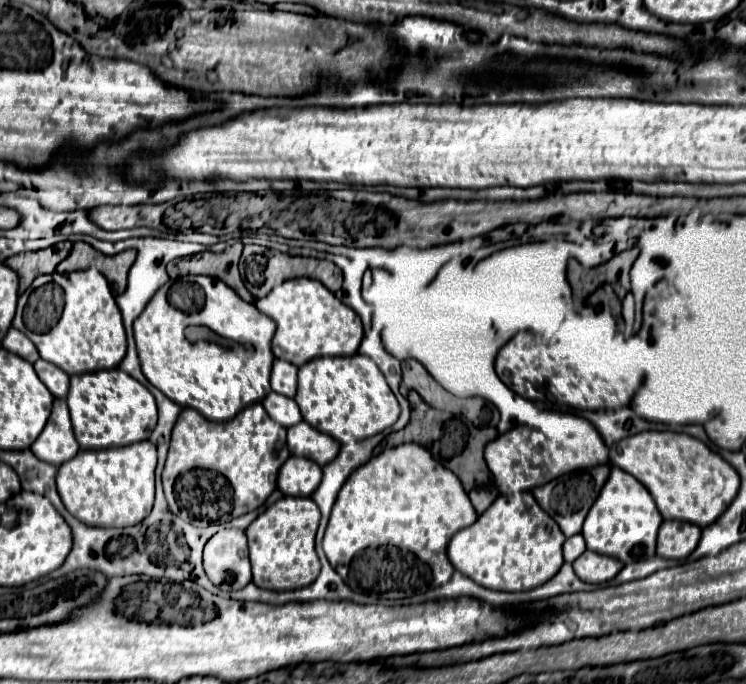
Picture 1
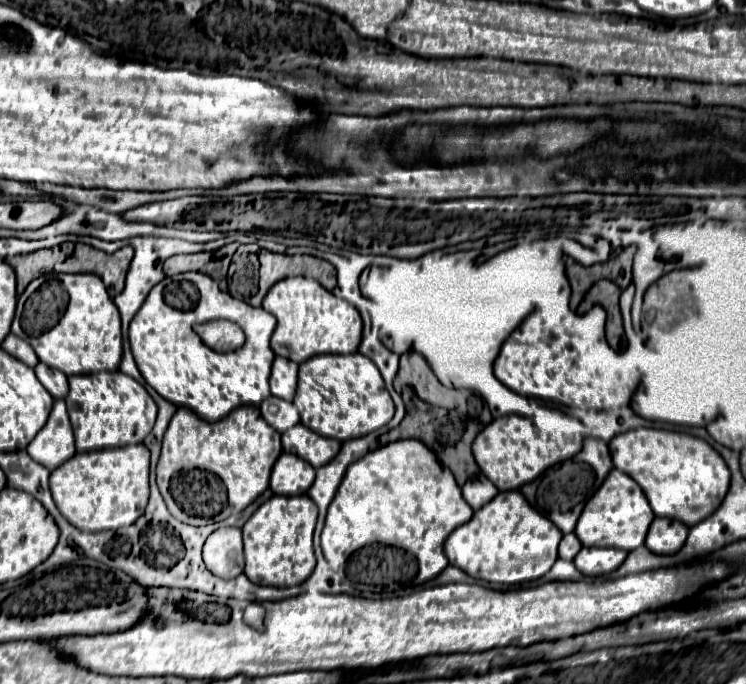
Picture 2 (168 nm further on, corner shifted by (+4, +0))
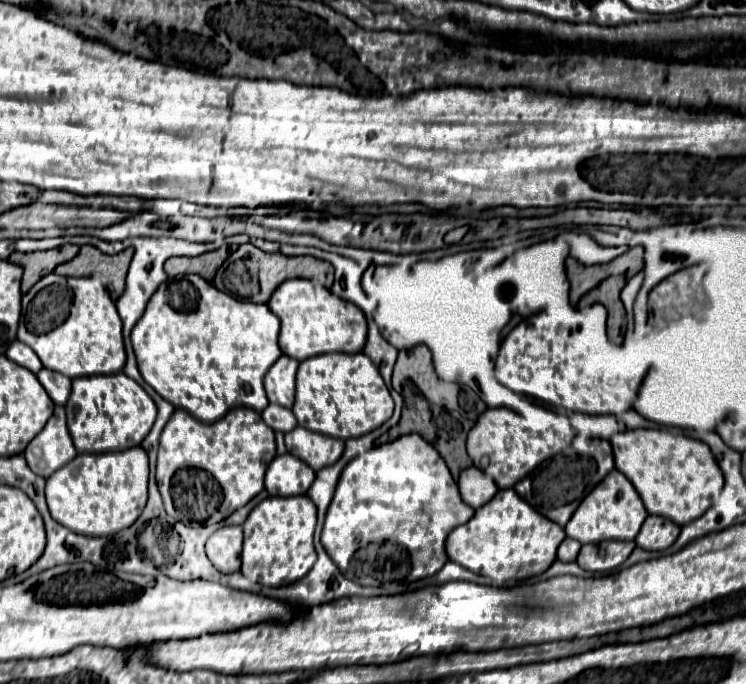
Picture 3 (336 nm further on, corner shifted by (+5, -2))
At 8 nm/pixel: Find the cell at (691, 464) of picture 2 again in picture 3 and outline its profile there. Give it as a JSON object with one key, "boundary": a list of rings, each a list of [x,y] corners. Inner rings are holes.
{"boundary":[[[625,430],[611,440],[615,468],[625,474],[639,492],[649,514],[665,516],[679,526],[697,520],[723,490],[723,474],[709,446],[701,440],[663,430]]]}

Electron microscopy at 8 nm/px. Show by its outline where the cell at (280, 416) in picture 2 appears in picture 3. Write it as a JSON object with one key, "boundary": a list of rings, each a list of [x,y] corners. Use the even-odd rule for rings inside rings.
{"boundary":[[[269,404],[261,412],[261,416],[263,416],[263,422],[277,432],[289,432],[297,426],[297,418],[293,416],[293,412],[289,408],[283,408],[277,404]]]}

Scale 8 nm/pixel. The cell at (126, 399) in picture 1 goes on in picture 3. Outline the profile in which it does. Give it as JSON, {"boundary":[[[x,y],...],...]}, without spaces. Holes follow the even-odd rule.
{"boundary":[[[123,372],[75,378],[65,410],[77,452],[109,452],[139,446],[157,418],[157,406],[151,396]]]}

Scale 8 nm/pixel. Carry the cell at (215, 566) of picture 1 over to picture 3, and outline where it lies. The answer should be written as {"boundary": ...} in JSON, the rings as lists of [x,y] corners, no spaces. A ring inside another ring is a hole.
{"boundary":[[[223,526],[207,540],[207,558],[219,572],[237,572],[241,568],[241,526]]]}

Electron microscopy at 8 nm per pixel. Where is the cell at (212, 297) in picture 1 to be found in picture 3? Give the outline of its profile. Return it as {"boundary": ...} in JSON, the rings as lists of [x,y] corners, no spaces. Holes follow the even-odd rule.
{"boundary":[[[197,274],[165,280],[153,298],[147,302],[143,316],[131,330],[133,352],[137,358],[143,380],[175,408],[183,408],[201,422],[215,422],[223,418],[231,408],[249,406],[261,412],[269,400],[263,388],[263,376],[281,356],[277,346],[279,320],[265,304],[241,302],[225,292],[219,292],[213,284]]]}

